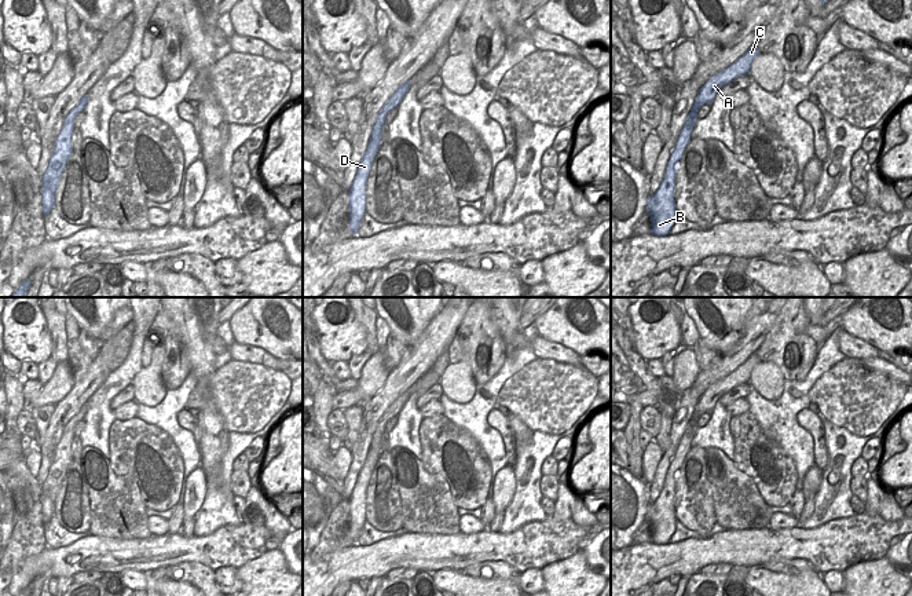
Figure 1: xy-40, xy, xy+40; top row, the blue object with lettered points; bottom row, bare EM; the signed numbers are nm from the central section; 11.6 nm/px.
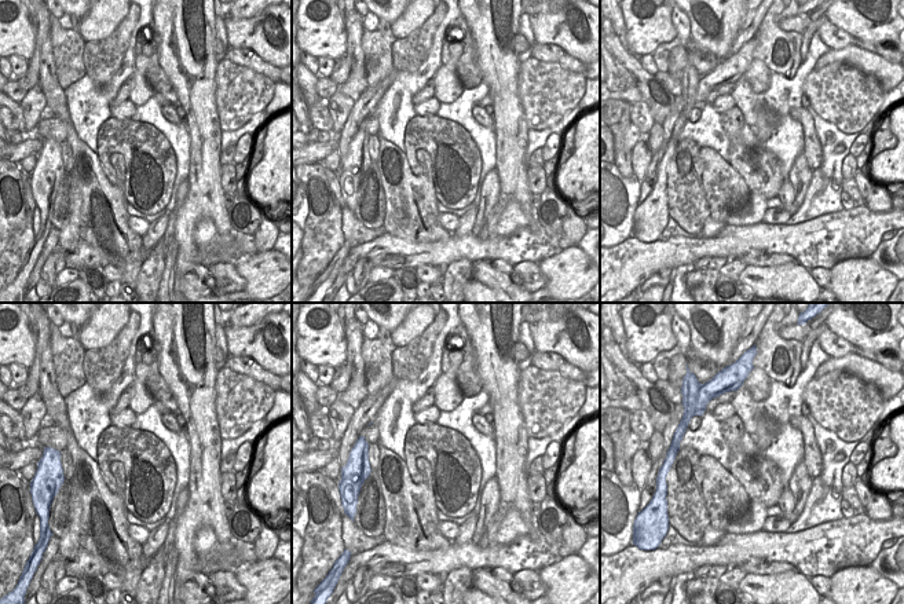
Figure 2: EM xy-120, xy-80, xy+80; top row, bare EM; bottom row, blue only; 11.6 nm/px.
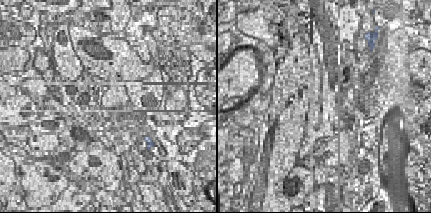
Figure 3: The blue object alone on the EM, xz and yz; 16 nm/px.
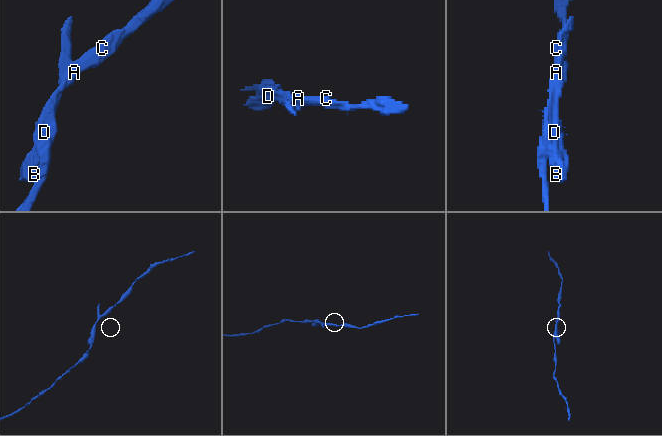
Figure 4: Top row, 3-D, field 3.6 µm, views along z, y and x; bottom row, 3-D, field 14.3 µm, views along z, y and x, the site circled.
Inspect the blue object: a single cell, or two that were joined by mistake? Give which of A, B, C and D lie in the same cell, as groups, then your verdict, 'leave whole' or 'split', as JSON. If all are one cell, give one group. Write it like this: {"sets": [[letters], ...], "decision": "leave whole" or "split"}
{"sets": [["A", "C"], ["B", "D"]], "decision": "split"}

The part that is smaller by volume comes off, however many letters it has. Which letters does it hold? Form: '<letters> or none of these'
B, D

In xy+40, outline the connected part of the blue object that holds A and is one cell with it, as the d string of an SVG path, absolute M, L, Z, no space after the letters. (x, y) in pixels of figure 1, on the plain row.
M757 352L751 354L744 363L741 363L735 372L728 374L725 379L714 383L699 399L695 406L693 414L688 423L697 423L703 413L711 412L717 401L737 385L747 384L752 369L759 363Z

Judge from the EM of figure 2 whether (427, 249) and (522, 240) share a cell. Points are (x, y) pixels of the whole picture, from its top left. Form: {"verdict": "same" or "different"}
{"verdict": "same"}

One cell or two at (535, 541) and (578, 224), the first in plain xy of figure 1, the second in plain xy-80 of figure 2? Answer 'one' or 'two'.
two

